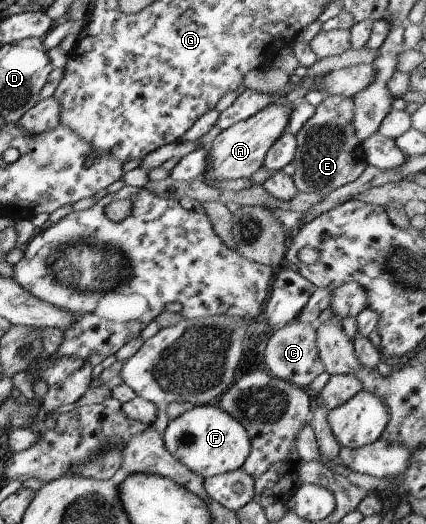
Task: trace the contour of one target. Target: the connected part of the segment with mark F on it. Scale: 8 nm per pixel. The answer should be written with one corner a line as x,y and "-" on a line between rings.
215,404
194,406
170,421
162,433
162,442
171,457
202,479
241,468
250,454
247,432
238,421

